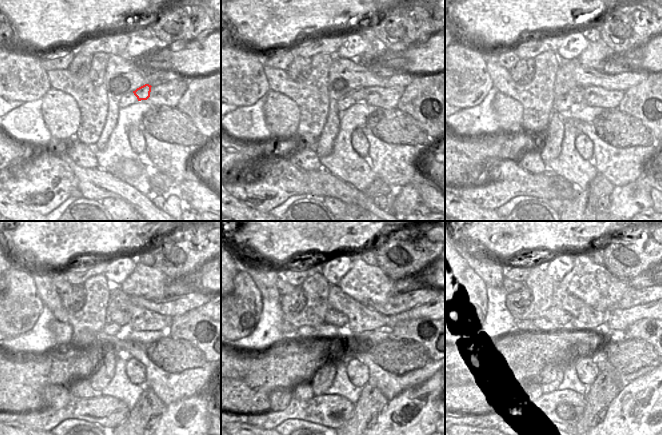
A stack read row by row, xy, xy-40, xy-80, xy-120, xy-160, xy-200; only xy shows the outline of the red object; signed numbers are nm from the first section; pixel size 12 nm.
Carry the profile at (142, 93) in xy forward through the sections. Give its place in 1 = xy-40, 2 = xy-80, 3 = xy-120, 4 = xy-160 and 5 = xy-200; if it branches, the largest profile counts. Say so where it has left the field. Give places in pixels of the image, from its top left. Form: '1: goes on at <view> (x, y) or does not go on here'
1: goes on at xy-40 (359, 94)
2: goes on at xy-80 (577, 94)
3: goes on at xy-120 (121, 317)
4: goes on at xy-160 (334, 317)
5: goes on at xy-200 (558, 317)

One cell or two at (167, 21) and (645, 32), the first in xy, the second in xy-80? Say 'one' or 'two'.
one

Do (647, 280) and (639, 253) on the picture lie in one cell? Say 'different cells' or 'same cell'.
different cells

